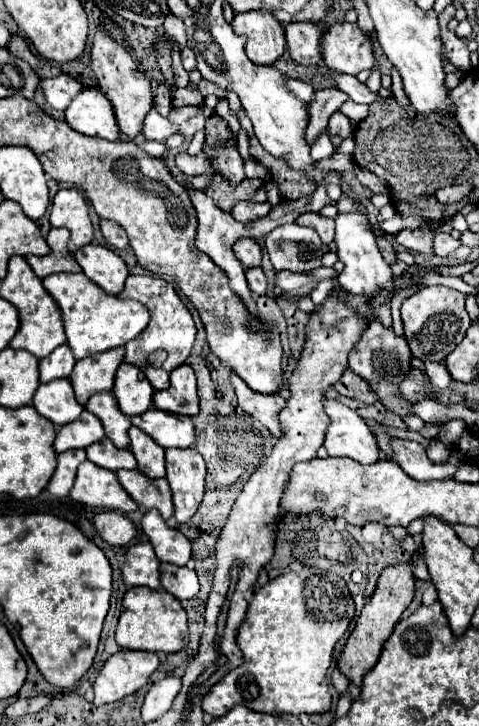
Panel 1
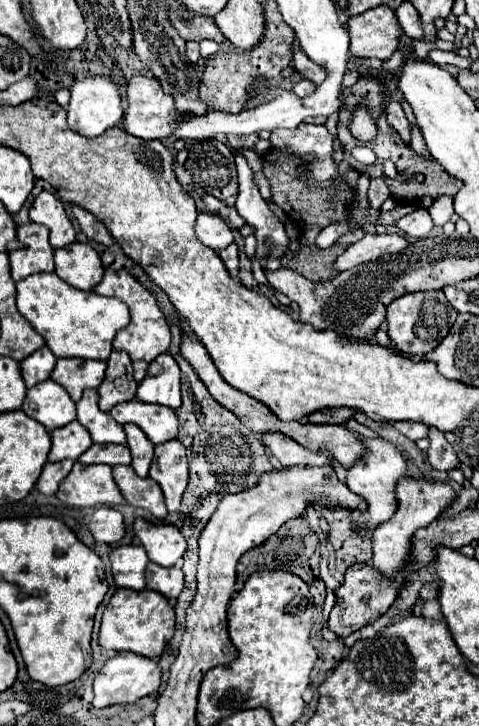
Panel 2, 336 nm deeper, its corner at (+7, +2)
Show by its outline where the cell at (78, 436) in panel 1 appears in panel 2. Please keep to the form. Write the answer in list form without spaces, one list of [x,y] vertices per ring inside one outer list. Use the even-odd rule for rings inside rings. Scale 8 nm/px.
[[[72,421],[62,429],[54,429],[50,437],[52,437],[52,449],[48,455],[50,463],[62,461],[62,459],[76,461],[92,445],[90,433],[78,421]]]

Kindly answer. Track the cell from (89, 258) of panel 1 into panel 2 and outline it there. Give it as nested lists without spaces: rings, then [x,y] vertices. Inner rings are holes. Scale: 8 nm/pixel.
[[[70,243],[54,253],[56,275],[76,289],[94,289],[104,275],[98,253],[88,243]]]

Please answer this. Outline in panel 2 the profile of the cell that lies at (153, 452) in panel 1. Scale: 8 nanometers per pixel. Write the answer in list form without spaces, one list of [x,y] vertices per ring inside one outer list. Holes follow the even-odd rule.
[[[126,425],[124,427],[128,437],[128,449],[132,453],[132,467],[138,473],[138,477],[148,477],[148,467],[154,457],[154,443],[144,435],[144,431],[138,425]]]

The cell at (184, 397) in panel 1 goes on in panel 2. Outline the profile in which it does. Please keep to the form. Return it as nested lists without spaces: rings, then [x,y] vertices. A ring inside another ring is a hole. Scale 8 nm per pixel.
[[[162,353],[150,363],[148,375],[138,385],[136,399],[144,403],[166,405],[170,409],[178,409],[178,405],[182,405],[180,369],[170,353]]]

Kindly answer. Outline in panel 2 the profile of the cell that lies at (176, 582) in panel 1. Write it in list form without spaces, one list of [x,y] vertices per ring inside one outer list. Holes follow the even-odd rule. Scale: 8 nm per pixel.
[[[148,563],[146,587],[162,593],[166,599],[176,599],[184,587],[184,573],[178,567],[158,567],[156,563]]]

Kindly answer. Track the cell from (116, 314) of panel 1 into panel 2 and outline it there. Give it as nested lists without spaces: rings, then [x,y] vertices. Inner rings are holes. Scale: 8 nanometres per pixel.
[[[34,273],[16,283],[16,307],[26,321],[46,339],[56,357],[106,361],[112,353],[114,335],[130,323],[128,307],[120,299],[80,291],[64,283],[56,273]]]

